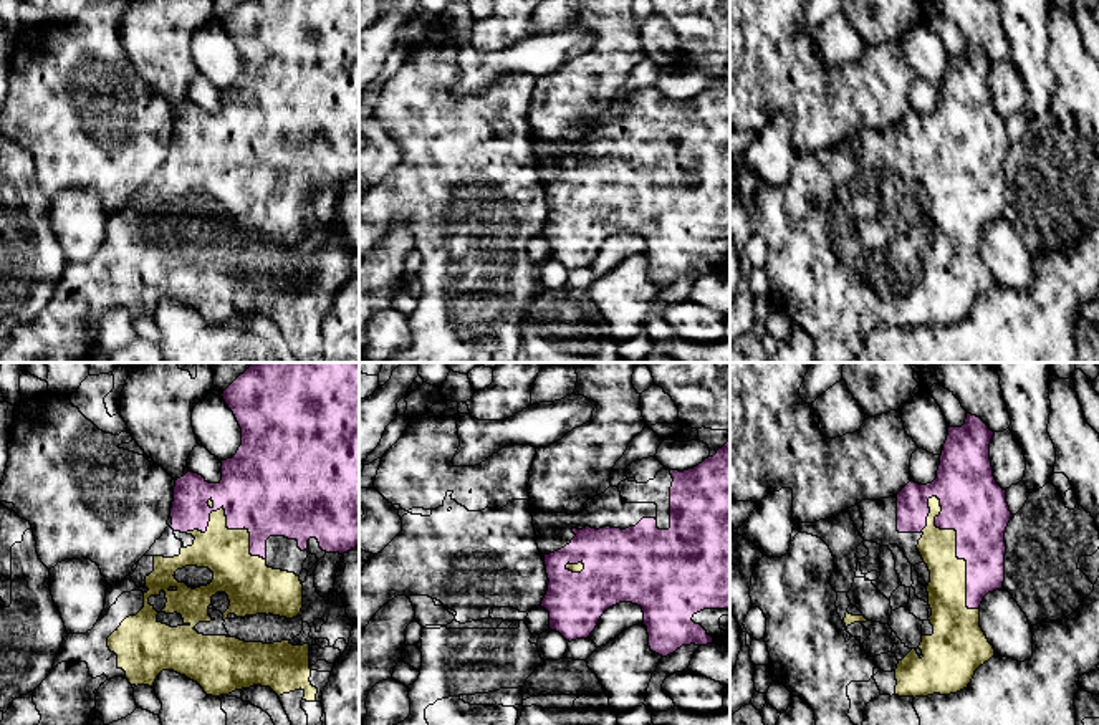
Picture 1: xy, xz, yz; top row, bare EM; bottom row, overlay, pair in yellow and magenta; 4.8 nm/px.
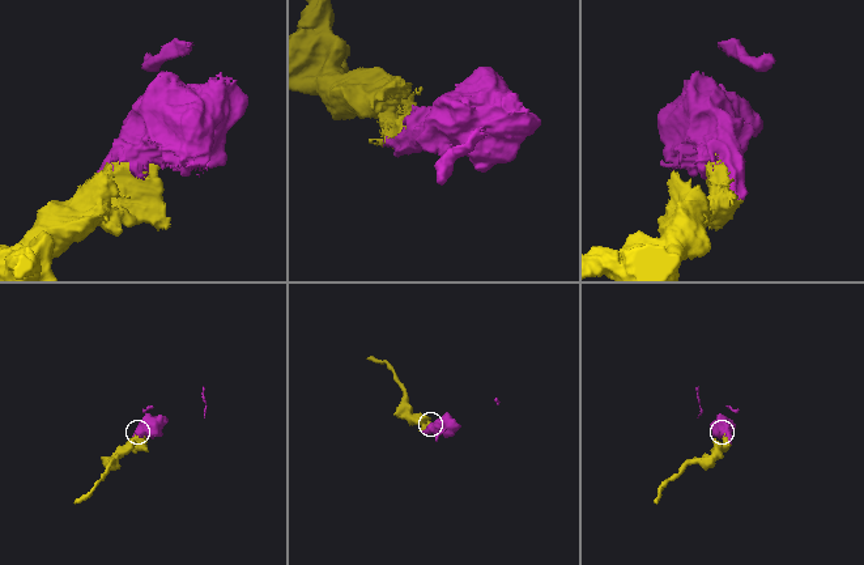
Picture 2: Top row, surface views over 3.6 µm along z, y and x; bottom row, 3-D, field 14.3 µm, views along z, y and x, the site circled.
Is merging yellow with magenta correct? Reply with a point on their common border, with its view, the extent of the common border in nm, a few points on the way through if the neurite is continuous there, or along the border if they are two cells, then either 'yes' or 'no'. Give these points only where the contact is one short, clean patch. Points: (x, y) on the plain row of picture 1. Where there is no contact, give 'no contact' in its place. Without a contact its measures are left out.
contact yz (955, 181); length 600 nm; yes

